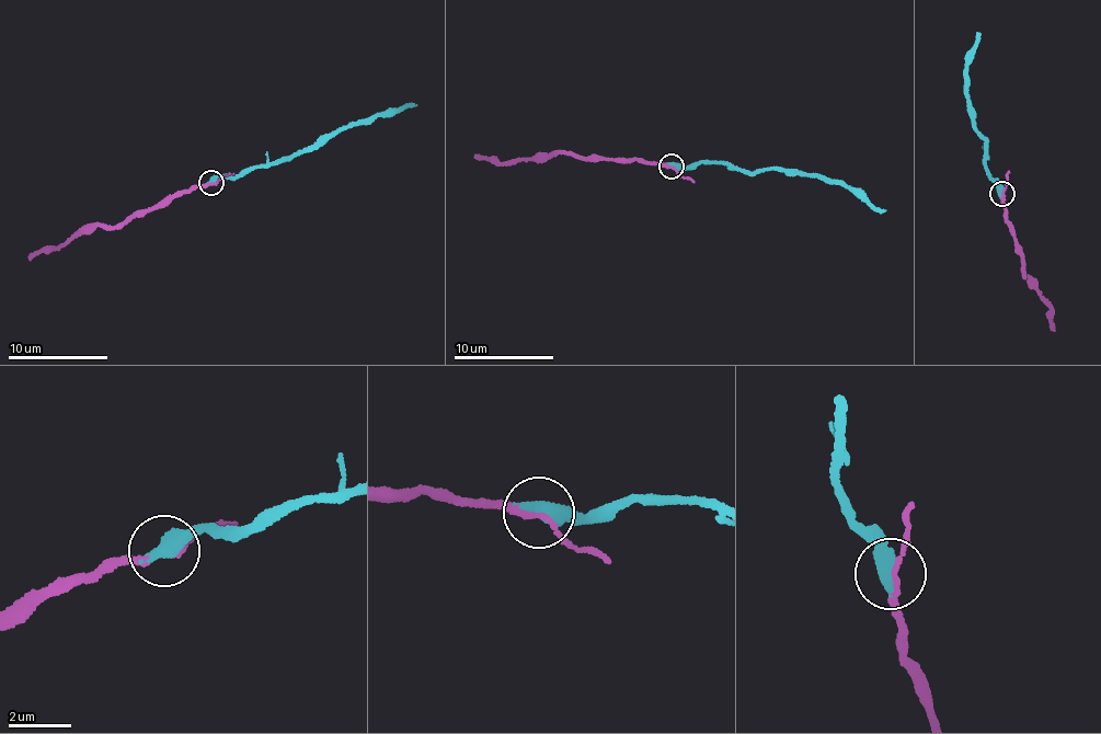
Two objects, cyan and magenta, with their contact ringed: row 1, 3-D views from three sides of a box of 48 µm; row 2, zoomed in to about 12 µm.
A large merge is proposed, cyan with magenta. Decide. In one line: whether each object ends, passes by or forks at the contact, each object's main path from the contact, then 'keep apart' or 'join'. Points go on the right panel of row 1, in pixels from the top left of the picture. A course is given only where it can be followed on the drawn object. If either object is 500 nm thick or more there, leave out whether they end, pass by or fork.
cyan runs (1002, 193), (982, 162), (986, 139), (973, 125), (966, 106), (964, 75), (978, 32); magenta runs (1002, 193), (1006, 218), (1023, 255), (1022, 274), (1053, 311), (1052, 331); join

